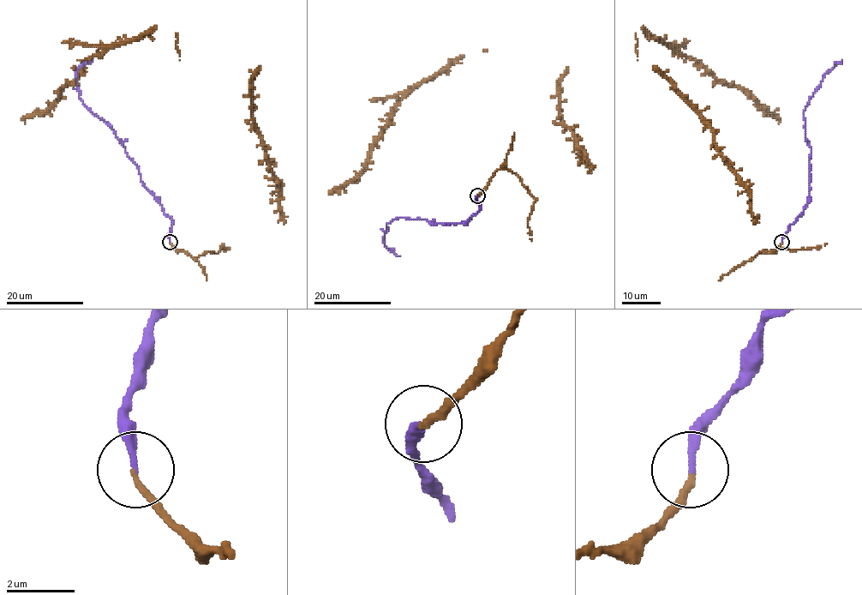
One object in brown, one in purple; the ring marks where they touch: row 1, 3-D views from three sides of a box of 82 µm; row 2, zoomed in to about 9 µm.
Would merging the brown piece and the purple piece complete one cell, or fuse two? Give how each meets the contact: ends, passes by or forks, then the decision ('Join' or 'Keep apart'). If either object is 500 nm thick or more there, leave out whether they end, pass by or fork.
At the ring brown ends. At the ring purple ends. Join

